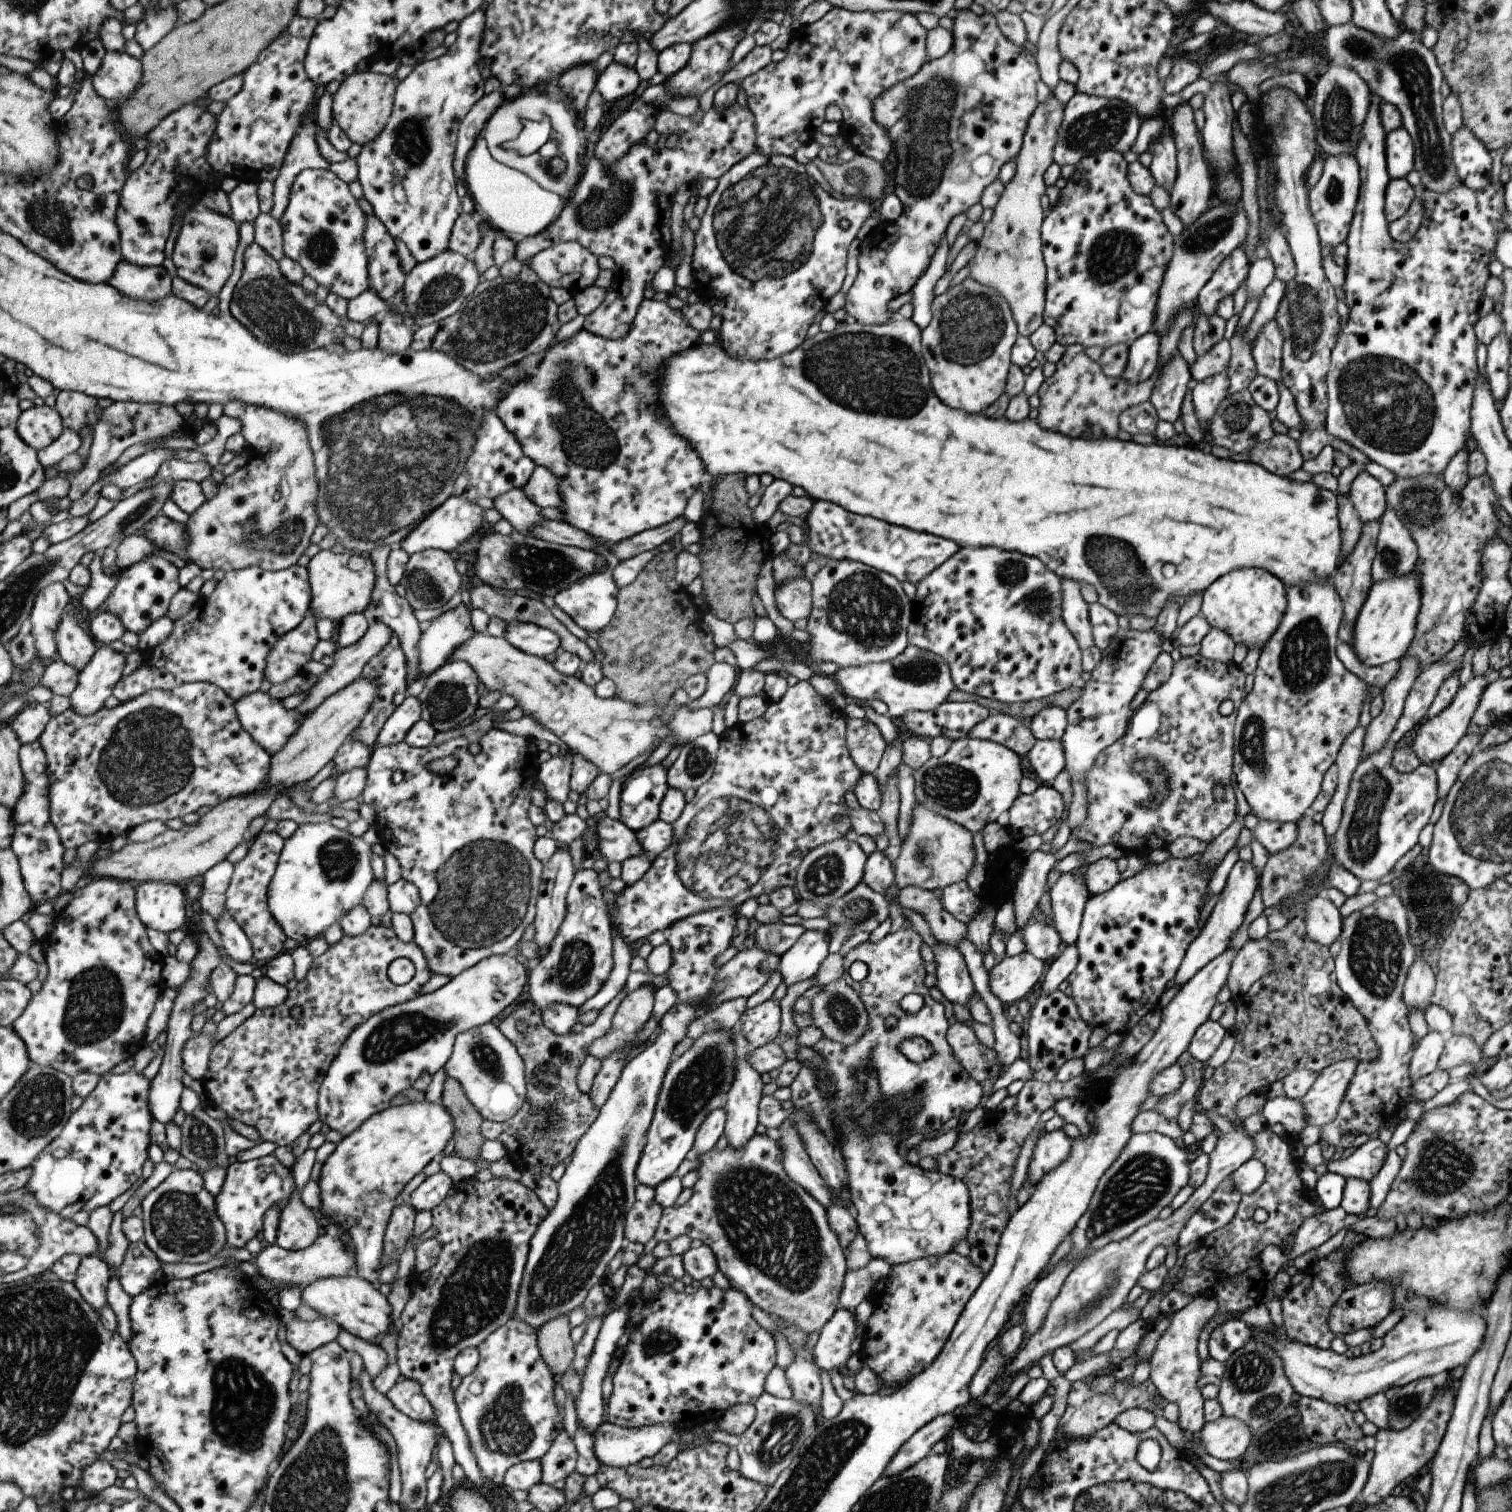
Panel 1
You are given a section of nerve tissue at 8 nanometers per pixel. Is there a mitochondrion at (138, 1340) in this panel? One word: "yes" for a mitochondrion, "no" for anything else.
no

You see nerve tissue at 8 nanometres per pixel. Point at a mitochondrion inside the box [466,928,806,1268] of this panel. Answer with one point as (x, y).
(697, 1087)

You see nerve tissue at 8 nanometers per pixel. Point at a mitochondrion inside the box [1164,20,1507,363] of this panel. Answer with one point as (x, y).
(1411, 69)

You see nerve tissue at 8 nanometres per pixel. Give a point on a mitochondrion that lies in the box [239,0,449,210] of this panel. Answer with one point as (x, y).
(412, 138)

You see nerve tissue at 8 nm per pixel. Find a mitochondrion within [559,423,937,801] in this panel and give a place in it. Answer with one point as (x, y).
(863, 609)

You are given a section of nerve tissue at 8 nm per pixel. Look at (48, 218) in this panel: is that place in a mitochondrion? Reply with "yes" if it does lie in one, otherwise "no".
yes

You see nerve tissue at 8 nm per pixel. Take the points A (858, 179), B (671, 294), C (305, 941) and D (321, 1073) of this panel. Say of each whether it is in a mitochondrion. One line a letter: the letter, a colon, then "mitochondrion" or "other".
A: mitochondrion
B: other
C: other
D: other

